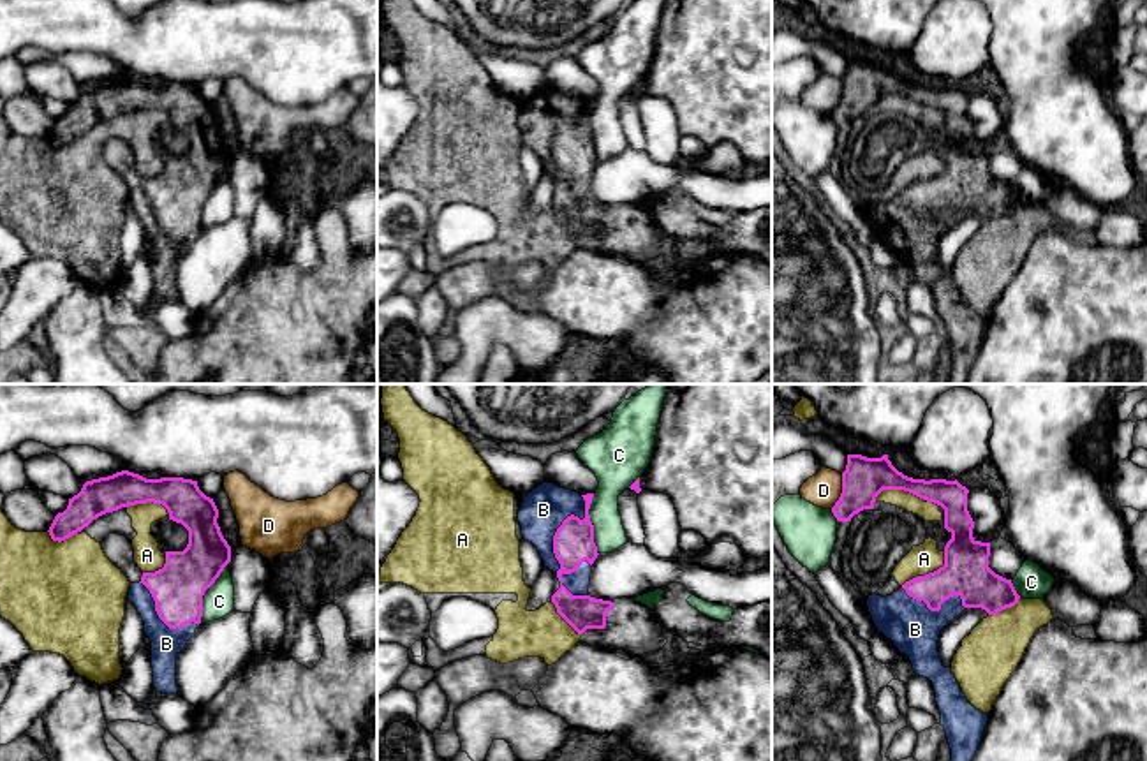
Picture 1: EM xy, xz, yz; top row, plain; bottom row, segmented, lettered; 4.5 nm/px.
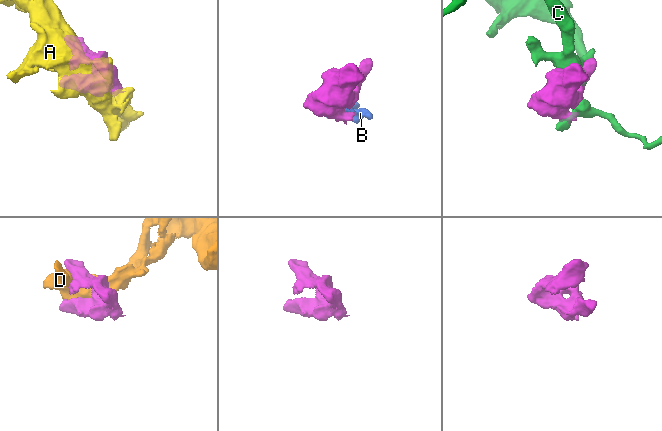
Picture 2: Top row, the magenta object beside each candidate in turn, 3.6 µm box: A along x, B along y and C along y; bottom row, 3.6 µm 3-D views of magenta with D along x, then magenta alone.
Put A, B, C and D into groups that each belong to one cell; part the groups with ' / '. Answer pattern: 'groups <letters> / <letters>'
groups A / B / C / D

